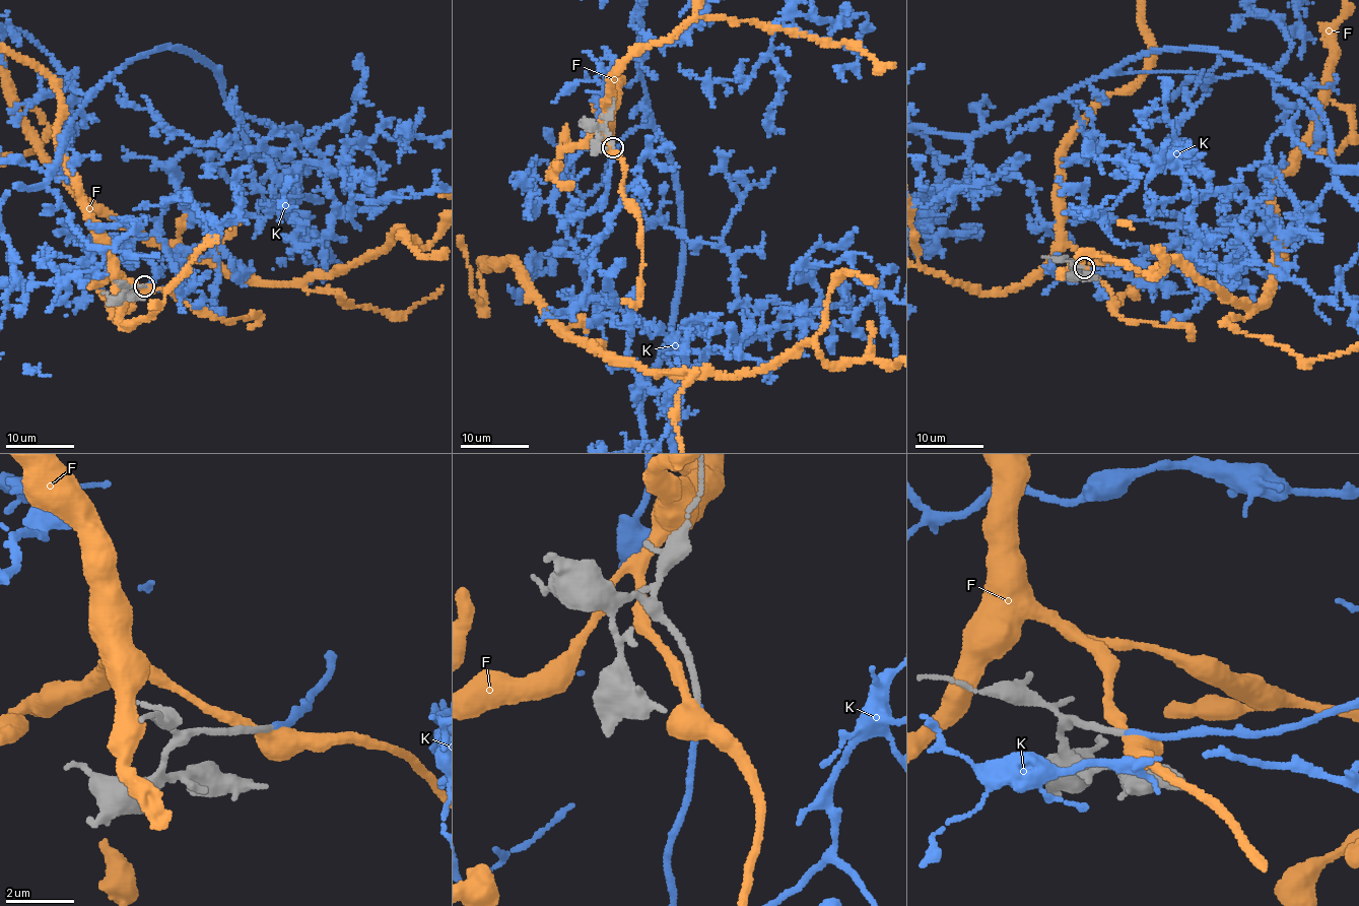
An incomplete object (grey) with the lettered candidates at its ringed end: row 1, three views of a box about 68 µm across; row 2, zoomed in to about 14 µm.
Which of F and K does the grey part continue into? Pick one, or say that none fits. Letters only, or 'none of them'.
K

